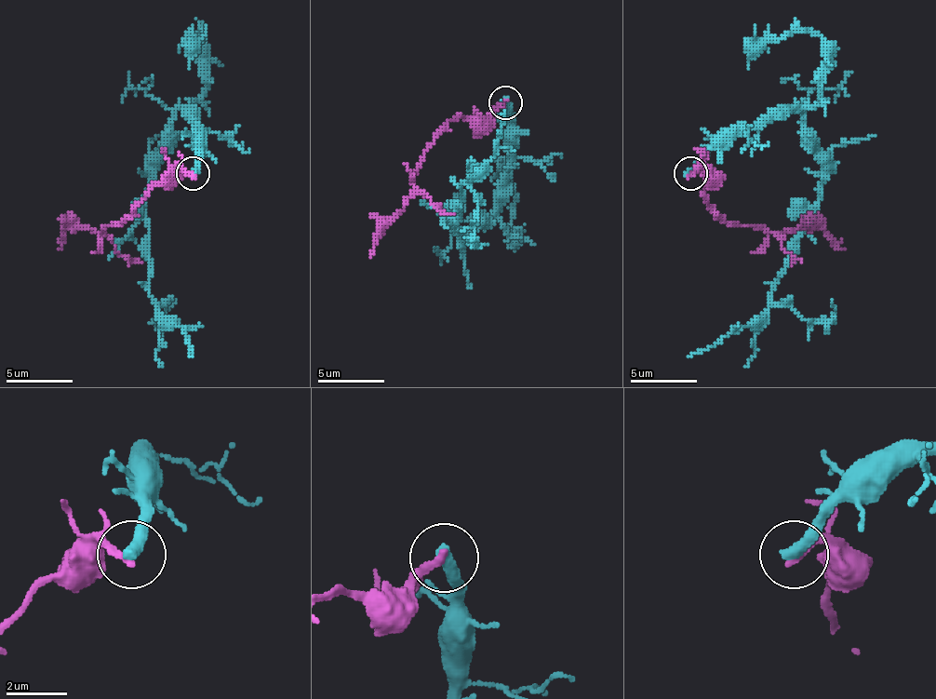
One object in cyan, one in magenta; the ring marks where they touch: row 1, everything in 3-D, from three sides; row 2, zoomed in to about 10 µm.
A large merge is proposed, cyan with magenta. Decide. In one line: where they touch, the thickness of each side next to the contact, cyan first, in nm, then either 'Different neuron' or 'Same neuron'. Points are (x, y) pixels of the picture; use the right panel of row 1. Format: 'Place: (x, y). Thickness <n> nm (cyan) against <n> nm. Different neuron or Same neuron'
Place: (690, 173). Thickness 440 nm (cyan) against 280 nm. Different neuron

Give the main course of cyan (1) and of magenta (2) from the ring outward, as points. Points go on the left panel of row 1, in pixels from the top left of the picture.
1: (192, 172), (195, 128), (179, 109), (142, 216), (152, 302), (182, 329), (189, 356)
2: (192, 172), (168, 172), (122, 222), (101, 229), (101, 233), (68, 229), (59, 249)

